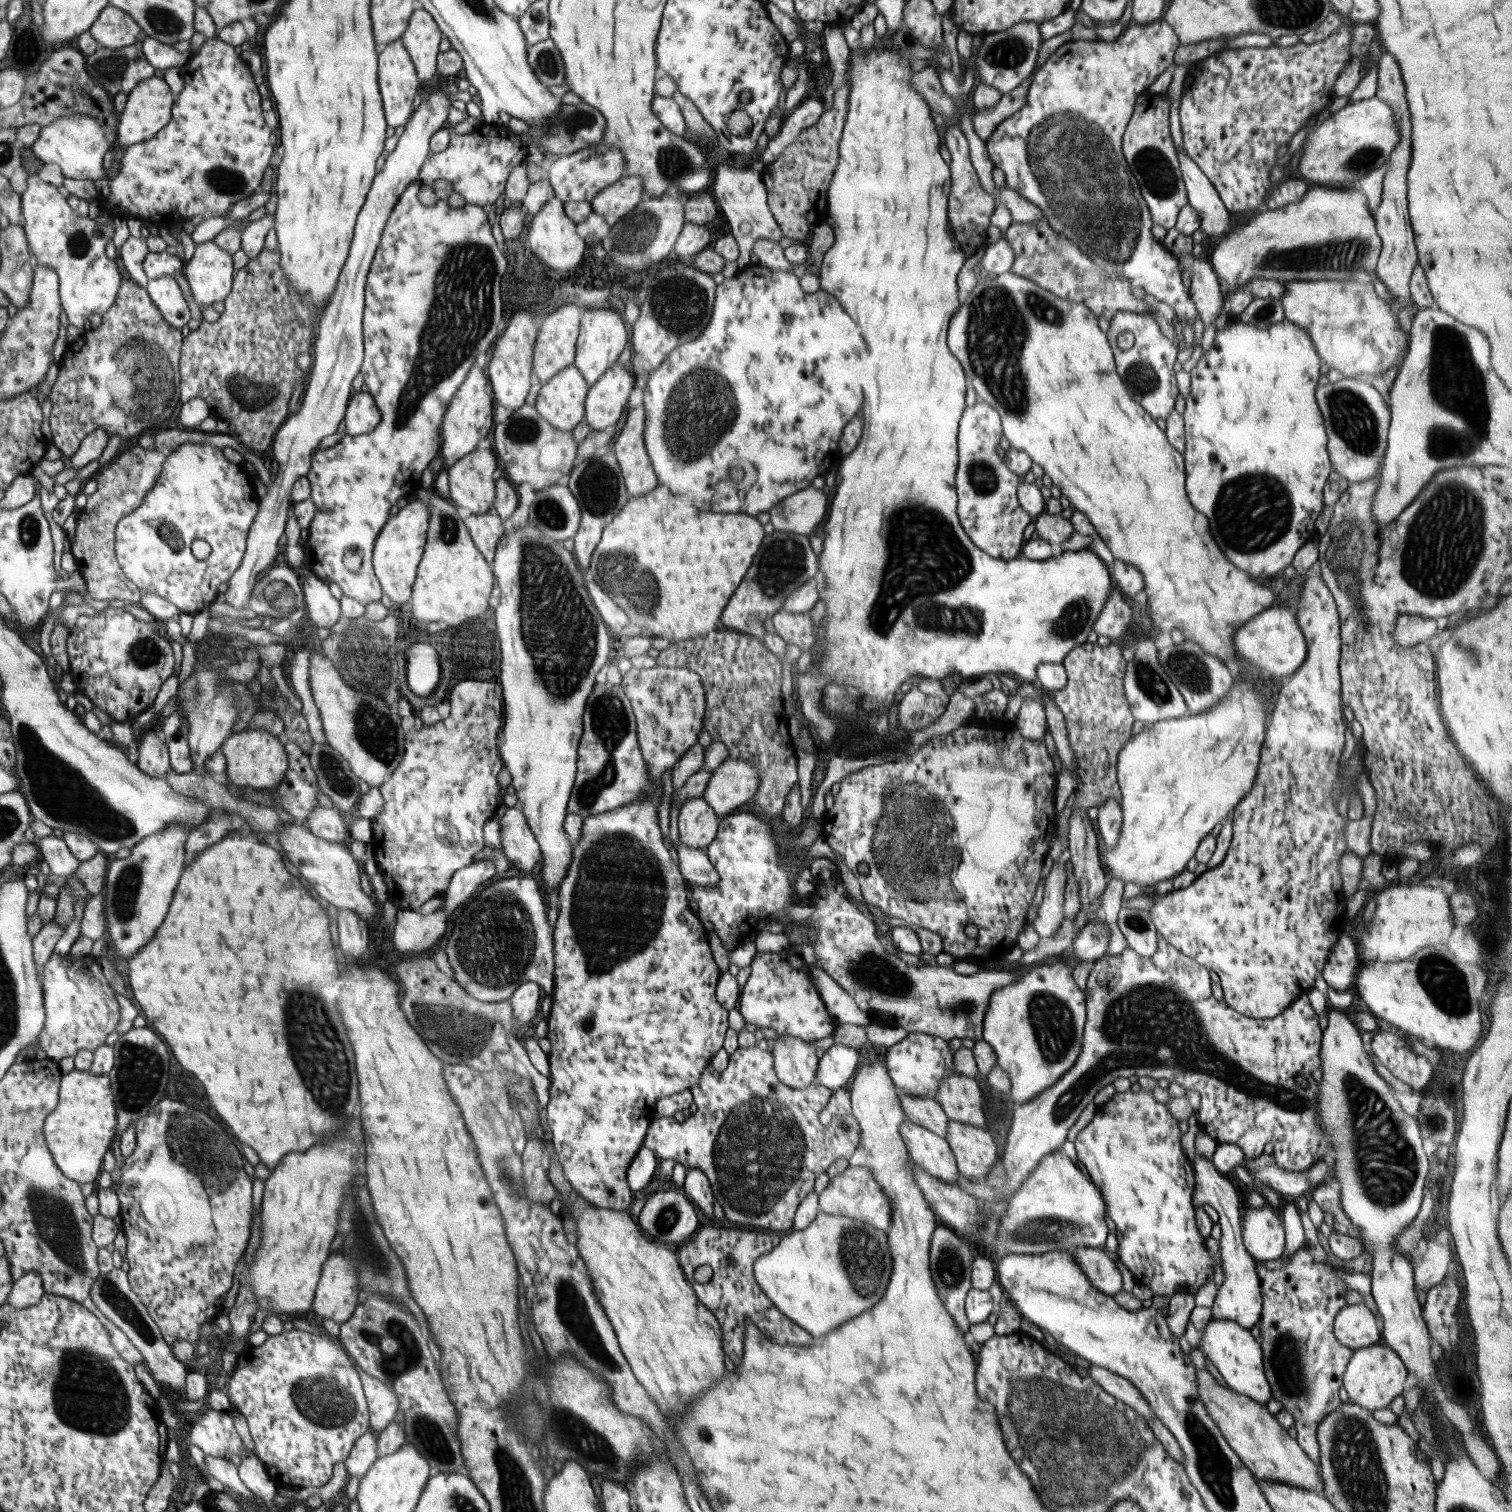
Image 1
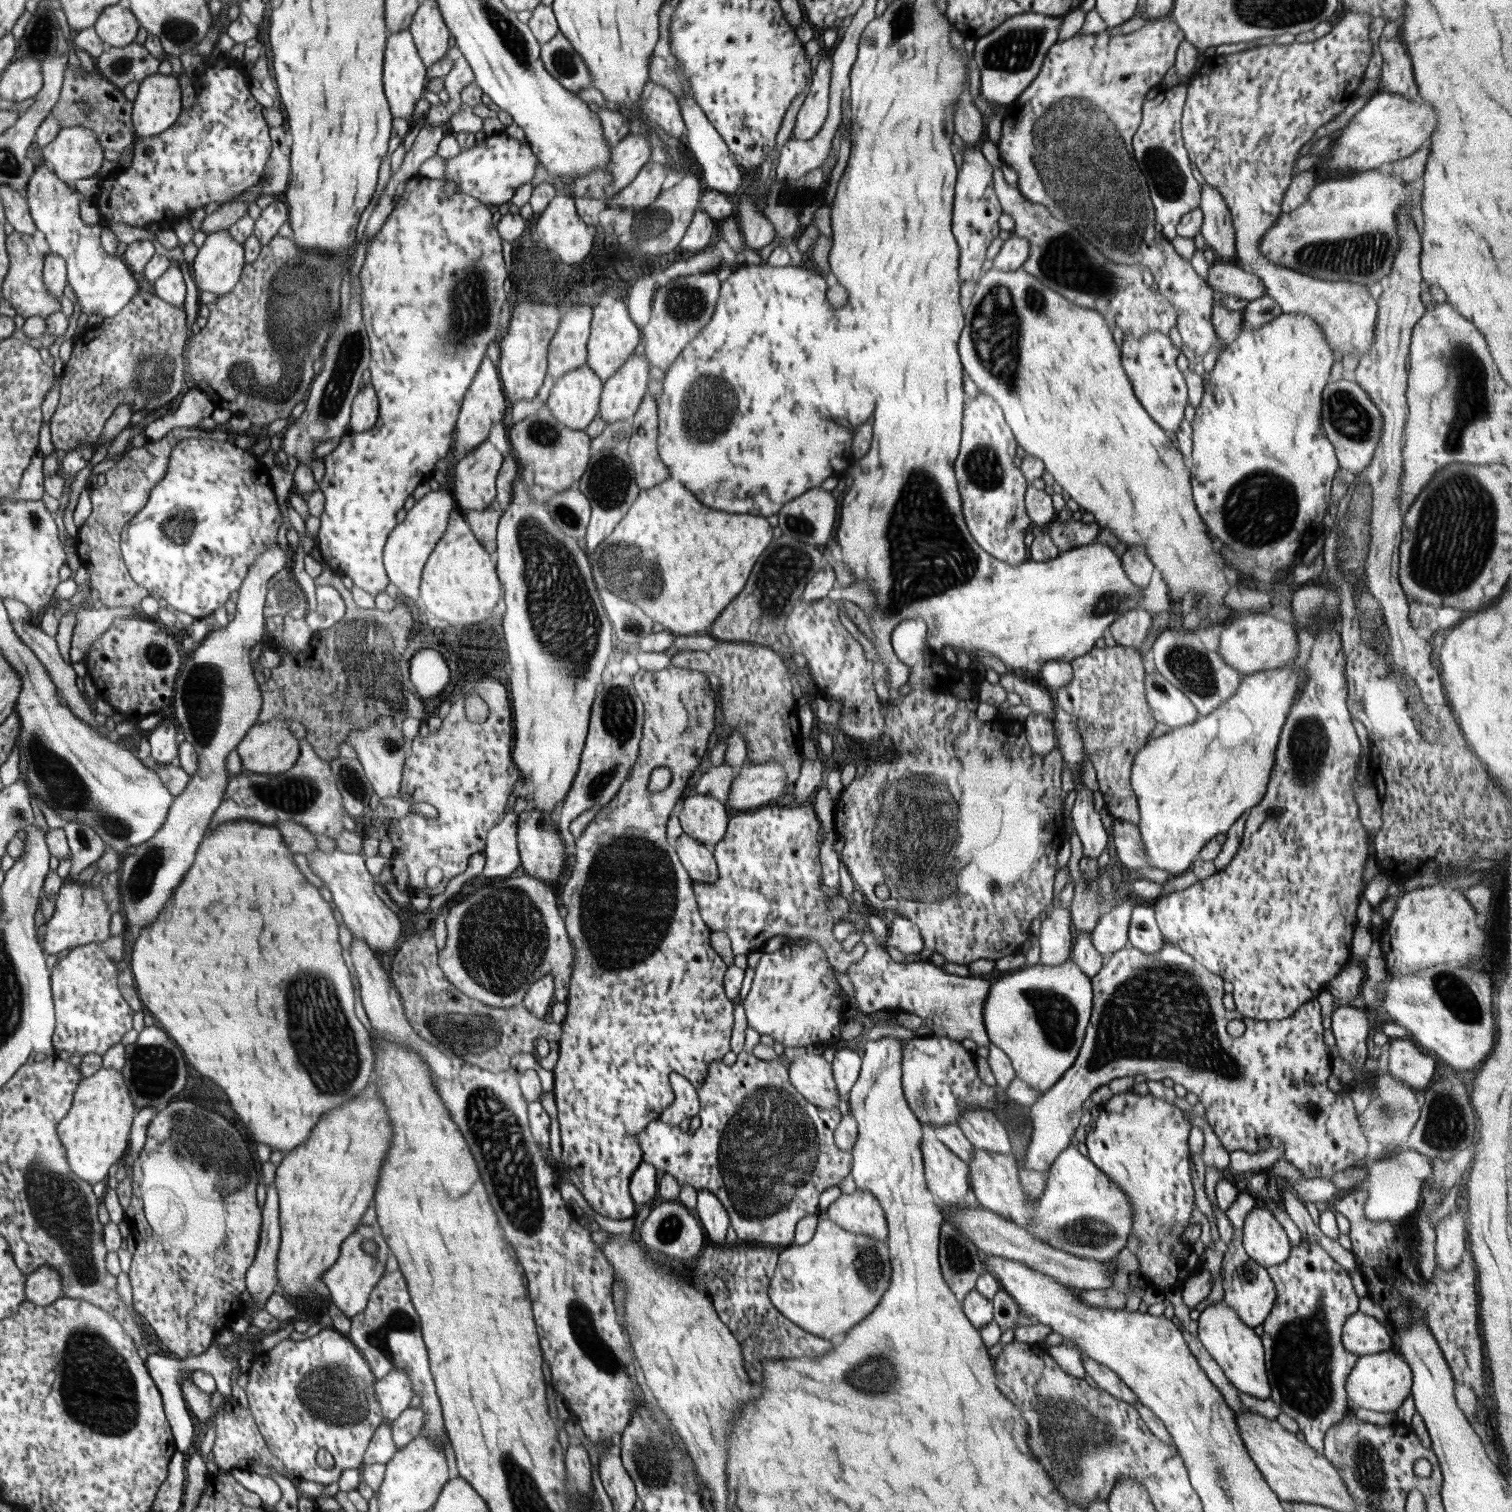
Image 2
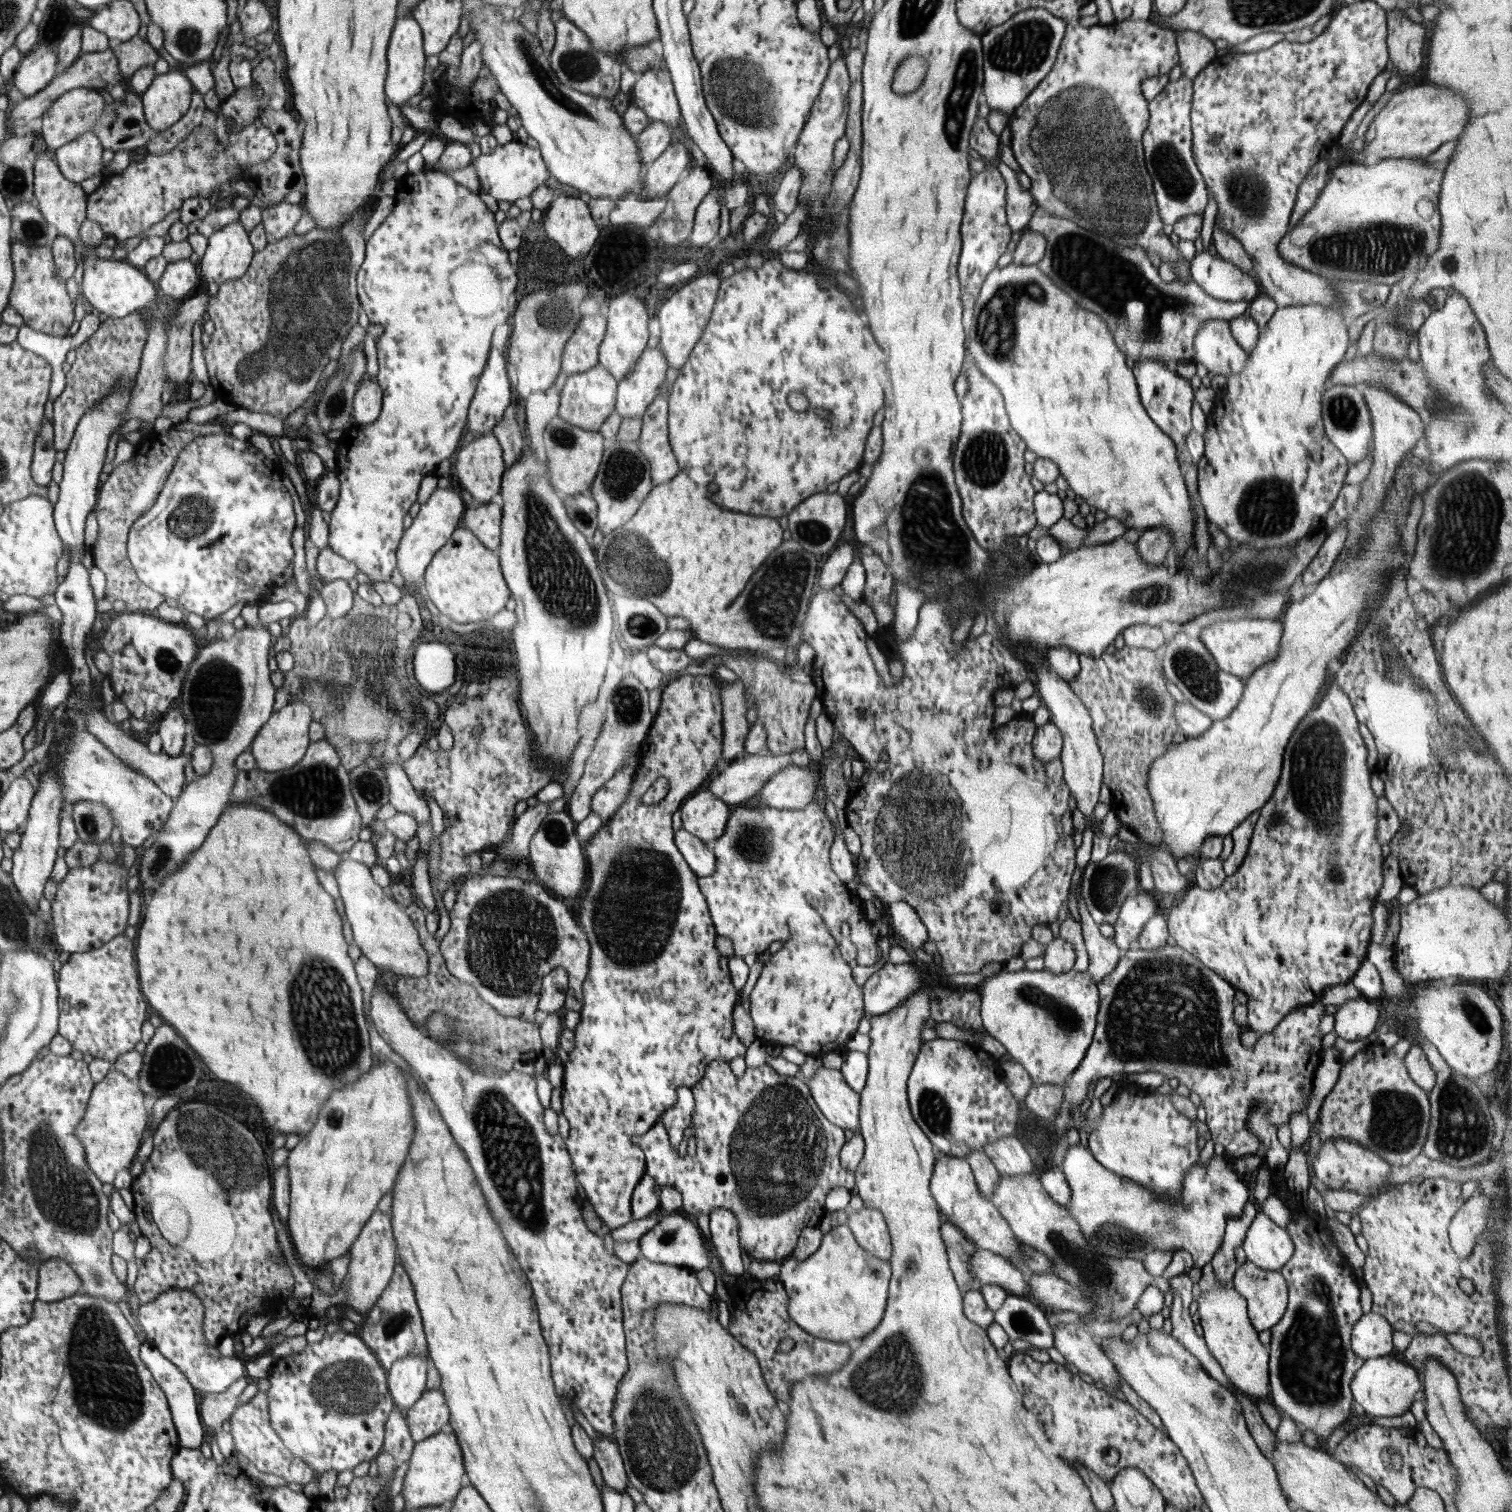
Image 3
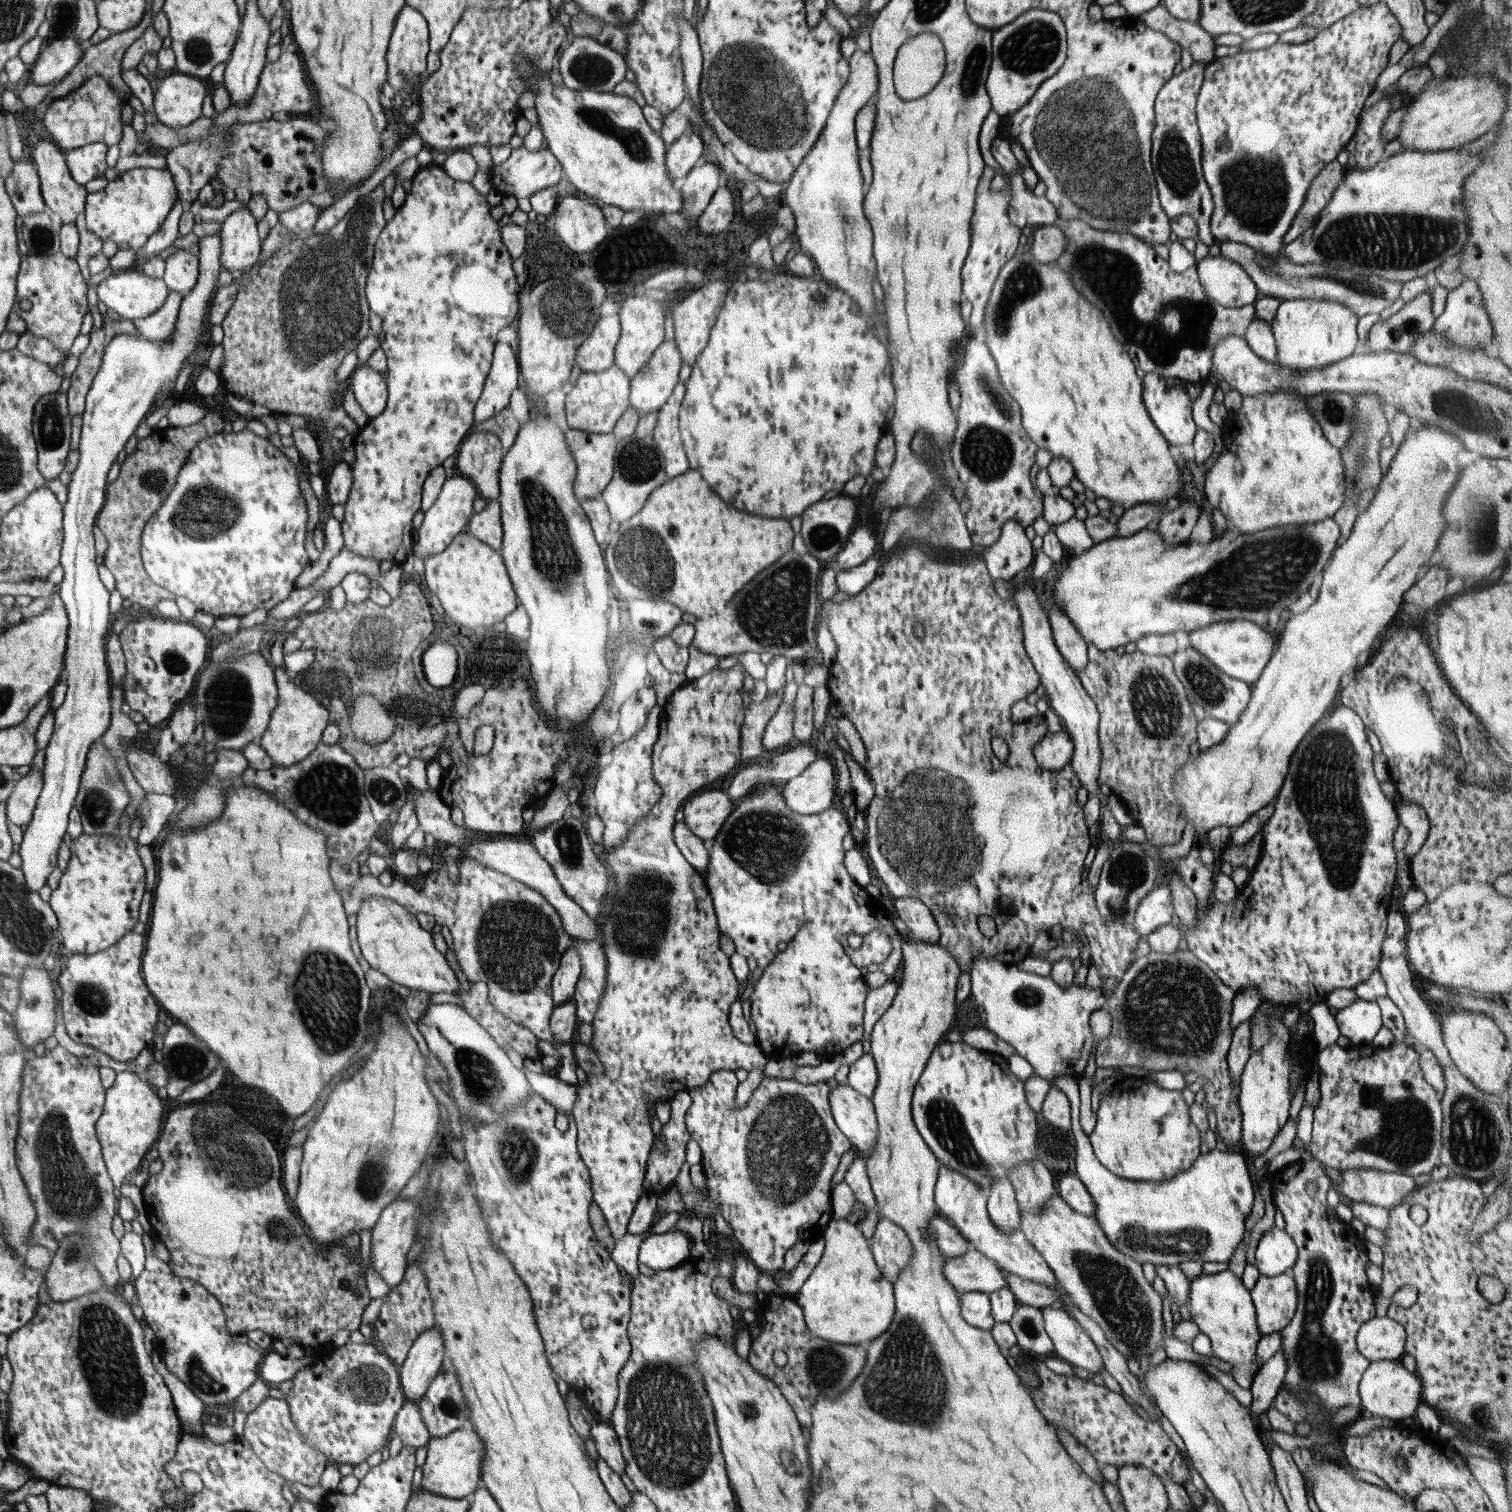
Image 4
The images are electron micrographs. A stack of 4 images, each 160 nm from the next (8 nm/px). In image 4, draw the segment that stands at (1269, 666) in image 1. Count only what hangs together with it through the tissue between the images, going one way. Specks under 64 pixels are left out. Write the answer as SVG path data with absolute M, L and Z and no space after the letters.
M1236 619L1216 622L1210 626L1190 631L1189 639L1191 647L1203 654L1224 674L1251 685L1260 678L1268 664L1271 654L1276 648L1278 637L1254 622Z

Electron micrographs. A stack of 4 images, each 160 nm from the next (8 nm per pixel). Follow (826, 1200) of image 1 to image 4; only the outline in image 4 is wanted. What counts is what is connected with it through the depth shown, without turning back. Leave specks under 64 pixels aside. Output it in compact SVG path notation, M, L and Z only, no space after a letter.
M882 1216L869 1242L874 1262L884 1278L893 1286L912 1259L912 1241L900 1226Z

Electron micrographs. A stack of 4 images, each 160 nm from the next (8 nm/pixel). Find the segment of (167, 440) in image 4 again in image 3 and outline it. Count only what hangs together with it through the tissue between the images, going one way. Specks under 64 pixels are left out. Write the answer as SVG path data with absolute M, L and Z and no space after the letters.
M188 420L182 423L173 423L168 432L158 434L148 432L136 444L136 453L132 459L123 462L117 467L109 469L109 478L101 488L95 516L99 524L98 540L93 545L92 556L94 566L97 566L106 576L106 596L114 596L116 600L126 602L125 612L141 612L143 610L156 610L165 602L165 596L161 595L139 579L131 560L129 559L127 543L129 530L155 506L160 491L172 472L178 454L192 441L202 436L224 433L222 426L215 423L196 424Z

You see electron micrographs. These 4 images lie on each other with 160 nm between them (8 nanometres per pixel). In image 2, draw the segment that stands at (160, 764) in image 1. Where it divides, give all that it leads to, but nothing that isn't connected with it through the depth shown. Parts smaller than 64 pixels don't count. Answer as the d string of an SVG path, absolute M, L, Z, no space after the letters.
M163 717L160 726L147 733L151 748L152 762L168 764L179 757L179 745L176 744L178 725L172 719Z

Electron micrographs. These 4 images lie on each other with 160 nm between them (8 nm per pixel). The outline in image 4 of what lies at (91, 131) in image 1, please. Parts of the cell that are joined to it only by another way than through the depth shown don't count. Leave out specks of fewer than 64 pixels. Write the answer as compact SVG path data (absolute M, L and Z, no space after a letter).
M104 142L68 149L67 161L74 179L80 184L86 184L104 177L106 150L108 146Z

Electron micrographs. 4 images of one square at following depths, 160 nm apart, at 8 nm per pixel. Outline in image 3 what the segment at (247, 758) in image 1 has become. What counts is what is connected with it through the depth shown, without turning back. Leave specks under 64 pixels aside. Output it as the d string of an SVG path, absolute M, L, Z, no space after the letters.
M292 701L290 704L277 710L268 719L267 724L259 731L251 744L250 751L256 759L257 768L268 772L283 771L295 766L307 752L311 741L308 737L310 724L315 719L311 706L304 701Z

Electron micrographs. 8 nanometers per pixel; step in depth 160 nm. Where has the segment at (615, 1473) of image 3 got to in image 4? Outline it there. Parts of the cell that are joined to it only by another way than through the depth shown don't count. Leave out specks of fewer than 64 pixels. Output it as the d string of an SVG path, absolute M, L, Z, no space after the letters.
M594 1418L590 1427L590 1437L595 1442L599 1456L621 1476L625 1472L625 1458L616 1431L608 1421L598 1420L598 1418Z

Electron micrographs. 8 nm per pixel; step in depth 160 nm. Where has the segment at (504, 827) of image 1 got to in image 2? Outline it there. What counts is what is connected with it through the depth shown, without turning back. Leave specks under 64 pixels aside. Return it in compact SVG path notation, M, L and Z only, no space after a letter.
M527 809L518 815L518 854L521 866L526 875L542 880L554 881L562 876L564 870L564 844L558 834L558 826L554 824L553 814L544 814L535 809Z

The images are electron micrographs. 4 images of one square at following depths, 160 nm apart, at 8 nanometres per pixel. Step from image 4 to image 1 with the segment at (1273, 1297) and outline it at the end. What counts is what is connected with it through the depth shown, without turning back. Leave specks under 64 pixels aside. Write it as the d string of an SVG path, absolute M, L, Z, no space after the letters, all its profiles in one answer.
M1196 1154L1193 1162L1195 1170L1195 1189L1193 1205L1204 1206L1211 1204L1219 1214L1218 1223L1221 1226L1221 1239L1219 1240L1219 1253L1224 1270L1224 1283L1218 1289L1216 1300L1212 1308L1211 1320L1232 1320L1238 1326L1252 1329L1259 1321L1262 1310L1262 1294L1260 1294L1260 1280L1256 1274L1256 1261L1245 1249L1240 1218L1240 1198L1232 1182L1223 1175L1205 1156Z

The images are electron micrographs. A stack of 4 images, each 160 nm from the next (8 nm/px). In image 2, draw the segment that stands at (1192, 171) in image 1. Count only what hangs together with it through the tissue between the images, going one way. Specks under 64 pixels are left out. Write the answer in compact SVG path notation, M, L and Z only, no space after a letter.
M1208 183L1201 186L1201 203L1203 212L1201 231L1205 242L1216 254L1225 258L1237 256L1235 247L1235 228L1233 220L1222 195Z

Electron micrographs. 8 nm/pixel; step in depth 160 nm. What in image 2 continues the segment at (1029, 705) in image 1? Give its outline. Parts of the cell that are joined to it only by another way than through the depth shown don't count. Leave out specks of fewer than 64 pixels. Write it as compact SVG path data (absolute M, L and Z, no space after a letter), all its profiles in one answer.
M1032 711L1026 722L1023 723L1023 727L1028 744L1036 754L1048 754L1057 746L1056 740L1054 740L1055 728L1046 714Z

